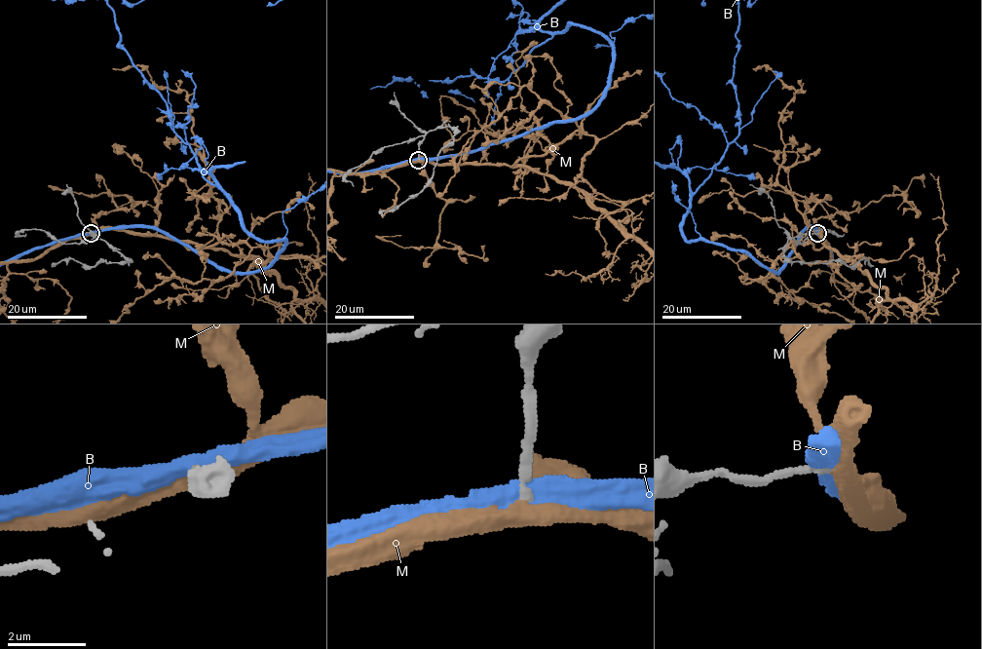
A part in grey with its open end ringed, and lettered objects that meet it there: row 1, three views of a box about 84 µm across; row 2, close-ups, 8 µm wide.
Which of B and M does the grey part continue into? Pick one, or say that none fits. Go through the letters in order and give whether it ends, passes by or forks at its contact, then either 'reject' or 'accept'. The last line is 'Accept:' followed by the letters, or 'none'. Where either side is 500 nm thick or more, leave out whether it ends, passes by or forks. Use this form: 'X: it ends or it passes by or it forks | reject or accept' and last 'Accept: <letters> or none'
B: reject
M: it passes by | accept
Accept: M

